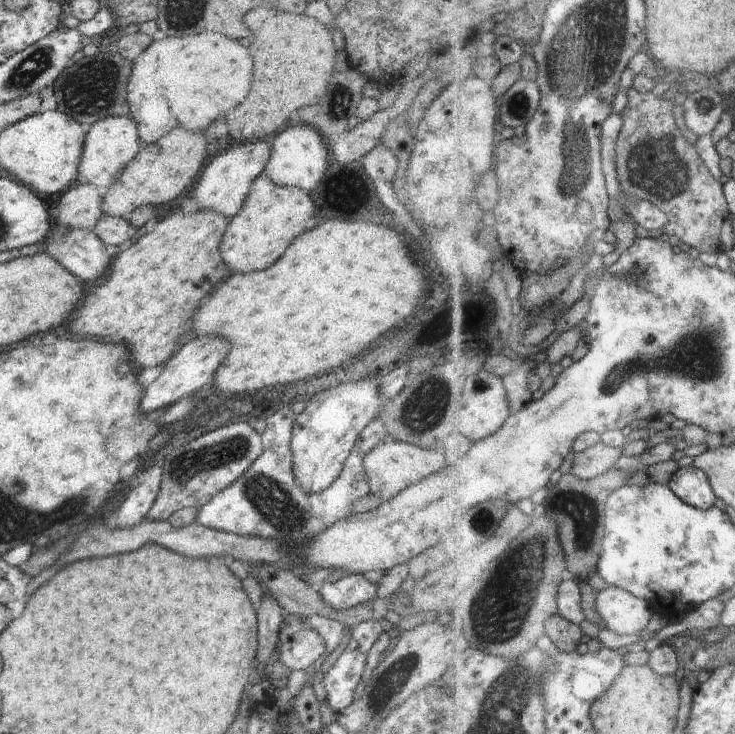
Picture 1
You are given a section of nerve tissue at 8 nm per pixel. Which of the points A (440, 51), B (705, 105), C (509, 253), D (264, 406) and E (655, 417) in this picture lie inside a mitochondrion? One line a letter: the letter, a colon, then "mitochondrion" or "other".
A: other
B: mitochondrion
C: other
D: other
E: other

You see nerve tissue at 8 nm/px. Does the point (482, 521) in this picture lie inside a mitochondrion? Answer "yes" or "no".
yes

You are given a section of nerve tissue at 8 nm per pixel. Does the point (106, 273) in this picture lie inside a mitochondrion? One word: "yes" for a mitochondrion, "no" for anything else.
no

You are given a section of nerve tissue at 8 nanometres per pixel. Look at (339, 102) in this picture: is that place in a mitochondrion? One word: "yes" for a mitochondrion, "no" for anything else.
yes

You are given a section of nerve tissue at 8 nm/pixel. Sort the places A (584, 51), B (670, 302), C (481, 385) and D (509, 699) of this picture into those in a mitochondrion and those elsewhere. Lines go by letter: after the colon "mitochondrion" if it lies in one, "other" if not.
A: mitochondrion
B: other
C: mitochondrion
D: mitochondrion

